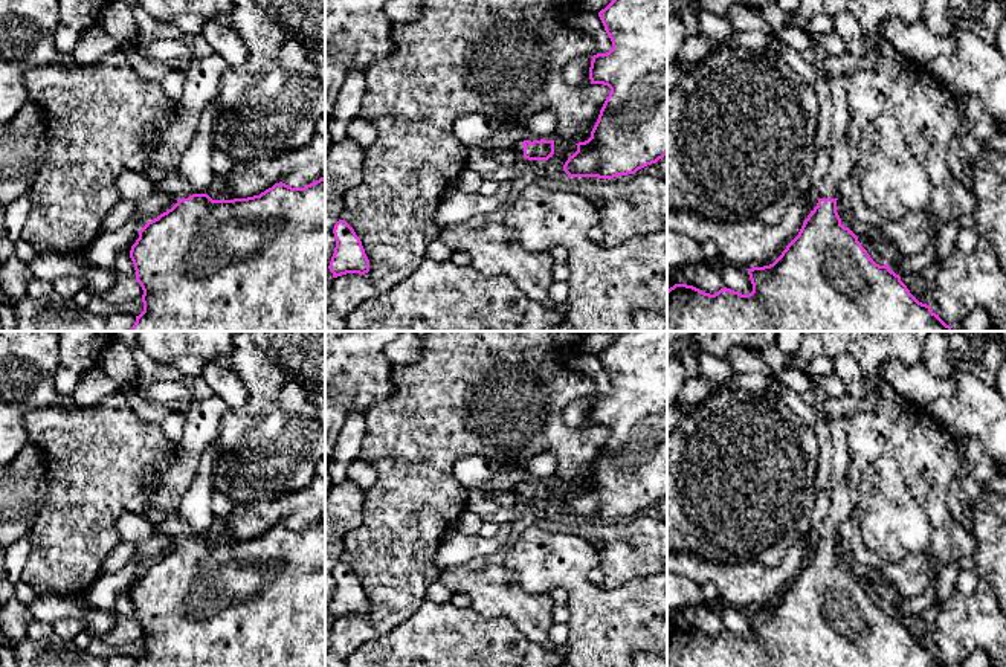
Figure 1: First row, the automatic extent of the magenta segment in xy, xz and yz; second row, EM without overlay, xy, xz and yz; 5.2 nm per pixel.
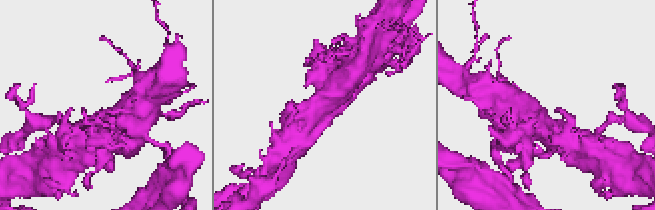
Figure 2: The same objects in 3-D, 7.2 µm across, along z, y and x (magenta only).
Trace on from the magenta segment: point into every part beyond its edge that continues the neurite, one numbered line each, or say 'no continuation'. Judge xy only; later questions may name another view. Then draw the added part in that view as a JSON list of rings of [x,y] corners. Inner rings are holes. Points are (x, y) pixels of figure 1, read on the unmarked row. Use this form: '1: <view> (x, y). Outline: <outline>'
1: xy (173, 525). Outline: [[[176,504],[168,516],[157,525],[157,531],[166,534],[176,542],[188,540],[194,536],[188,522],[179,516],[179,504]]]

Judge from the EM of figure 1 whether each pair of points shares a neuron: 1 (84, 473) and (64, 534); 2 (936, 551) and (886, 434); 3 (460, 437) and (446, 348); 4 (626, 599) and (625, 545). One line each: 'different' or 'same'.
1: same
2: same
3: same
4: different

